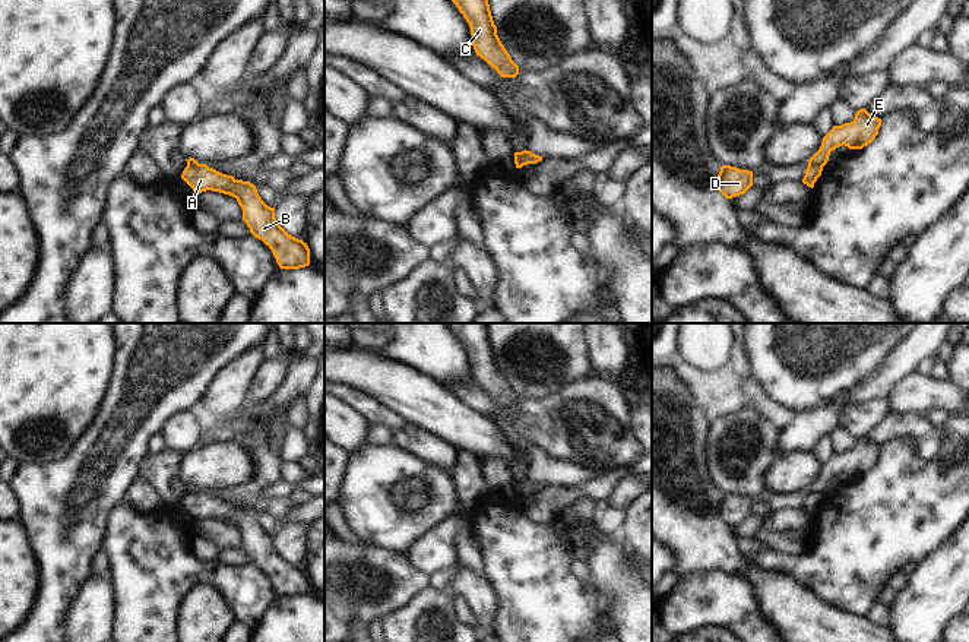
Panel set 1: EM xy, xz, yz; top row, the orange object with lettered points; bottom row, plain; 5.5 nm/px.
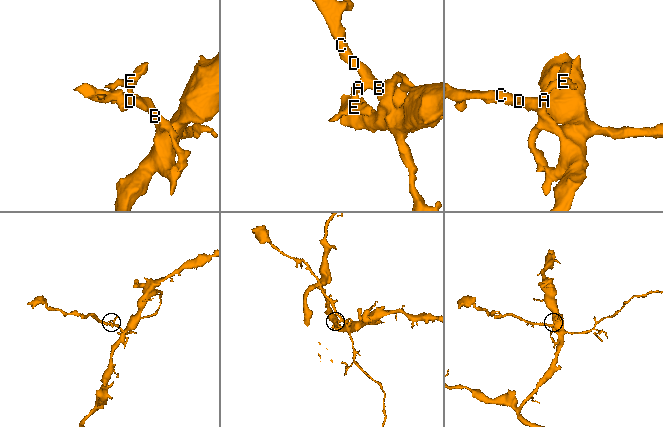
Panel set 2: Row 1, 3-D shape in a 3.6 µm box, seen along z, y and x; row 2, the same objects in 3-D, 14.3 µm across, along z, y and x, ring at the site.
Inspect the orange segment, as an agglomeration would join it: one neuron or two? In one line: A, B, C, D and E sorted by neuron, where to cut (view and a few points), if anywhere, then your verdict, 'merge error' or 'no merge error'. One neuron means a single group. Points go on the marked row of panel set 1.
A B C D / E | yz (808, 164), (822, 167) | merge error

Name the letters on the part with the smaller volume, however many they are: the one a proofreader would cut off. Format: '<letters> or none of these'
E.

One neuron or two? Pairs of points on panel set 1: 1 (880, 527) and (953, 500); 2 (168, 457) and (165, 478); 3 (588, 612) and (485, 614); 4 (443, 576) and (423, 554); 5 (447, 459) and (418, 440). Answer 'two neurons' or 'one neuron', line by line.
1: one neuron
2: one neuron
3: two neurons
4: two neurons
5: one neuron

